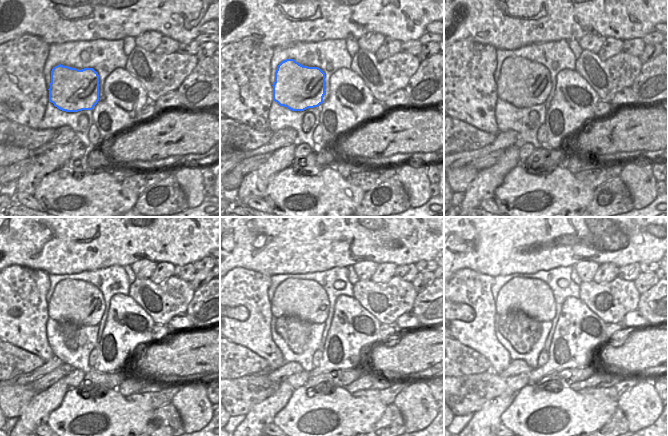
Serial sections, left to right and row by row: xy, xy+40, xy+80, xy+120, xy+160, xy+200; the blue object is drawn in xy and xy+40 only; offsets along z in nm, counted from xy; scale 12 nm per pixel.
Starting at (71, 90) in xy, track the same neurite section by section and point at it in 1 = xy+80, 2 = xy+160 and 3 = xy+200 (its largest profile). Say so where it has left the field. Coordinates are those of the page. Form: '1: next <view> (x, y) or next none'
1: next xy+80 (523, 83)
2: next xy+160 (306, 300)
3: next xy+200 (534, 297)

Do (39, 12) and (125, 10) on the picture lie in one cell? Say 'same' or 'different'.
same

